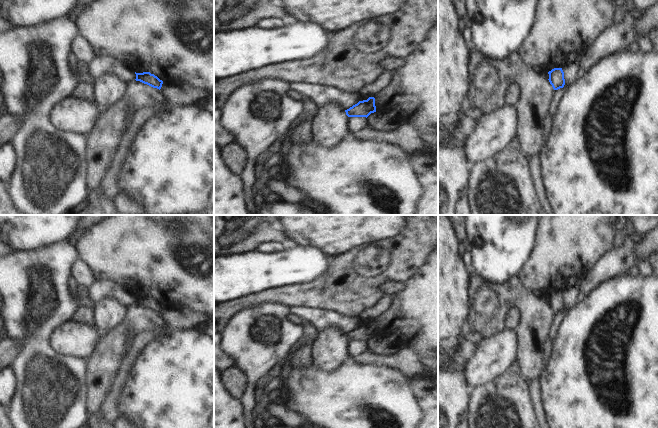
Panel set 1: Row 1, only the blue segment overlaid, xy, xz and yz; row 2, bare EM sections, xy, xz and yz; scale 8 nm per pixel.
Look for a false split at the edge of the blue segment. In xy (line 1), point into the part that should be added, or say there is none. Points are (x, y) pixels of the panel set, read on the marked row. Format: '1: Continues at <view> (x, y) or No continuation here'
1: No continuation here

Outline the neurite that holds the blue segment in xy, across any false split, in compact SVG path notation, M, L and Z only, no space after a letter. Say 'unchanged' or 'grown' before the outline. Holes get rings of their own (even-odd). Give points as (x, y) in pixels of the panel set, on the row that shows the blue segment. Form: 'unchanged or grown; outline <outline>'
unchanged; outline M143 72L143 73L136 73L136 81L140 81L144 84L147 84L153 88L161 89L163 81L160 80L157 76L154 74L151 74L150 72Z

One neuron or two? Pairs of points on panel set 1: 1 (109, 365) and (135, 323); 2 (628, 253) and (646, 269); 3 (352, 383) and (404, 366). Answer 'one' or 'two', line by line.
1: one
2: two
3: two

